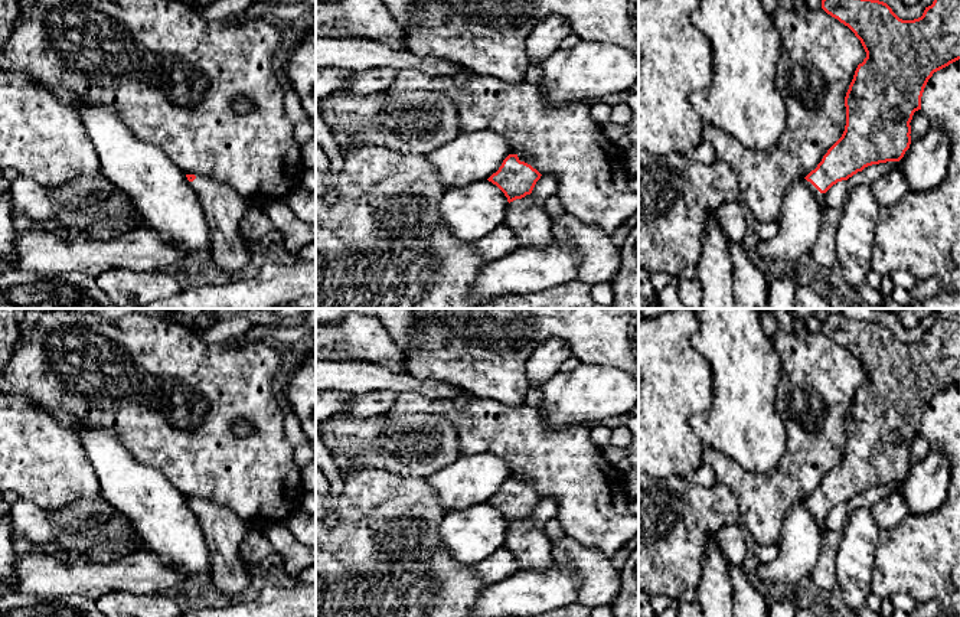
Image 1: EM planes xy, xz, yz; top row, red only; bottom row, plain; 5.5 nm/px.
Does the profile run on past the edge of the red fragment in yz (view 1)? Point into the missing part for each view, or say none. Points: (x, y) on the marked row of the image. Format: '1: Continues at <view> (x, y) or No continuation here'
1: Continues at yz (820, 198)

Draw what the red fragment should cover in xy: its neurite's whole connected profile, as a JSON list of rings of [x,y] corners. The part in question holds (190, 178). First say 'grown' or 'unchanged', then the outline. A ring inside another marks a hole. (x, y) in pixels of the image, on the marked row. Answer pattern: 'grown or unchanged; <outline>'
grown; [[[186,174],[197,195],[210,231],[210,254],[225,271],[252,268],[257,245],[244,238],[239,222],[249,209],[232,187],[205,176]]]

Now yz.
grown; [[[822,0],[822,9],[848,26],[861,40],[866,58],[858,65],[845,97],[846,125],[842,137],[827,150],[822,161],[804,182],[814,193],[817,203],[826,208],[826,192],[837,182],[848,180],[865,167],[886,161],[899,161],[911,144],[911,120],[921,110],[921,97],[934,72],[960,59],[960,0],[934,0],[921,17],[899,19],[892,9],[879,0]]]

